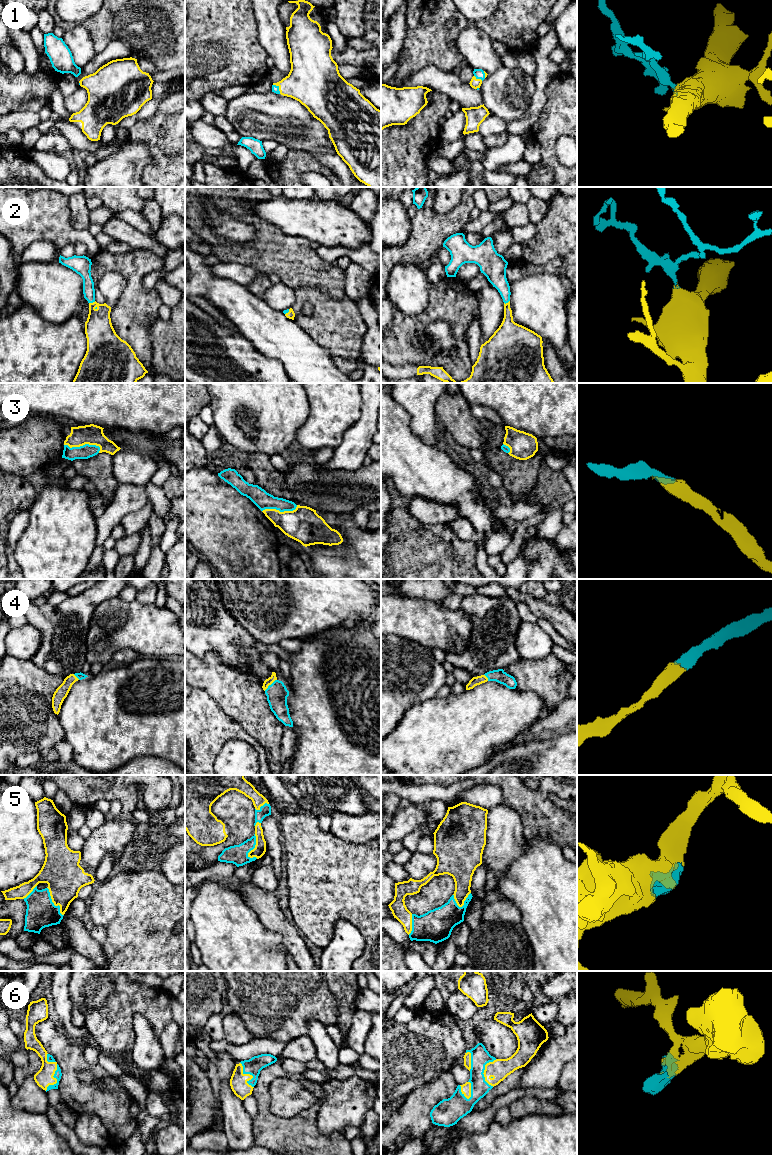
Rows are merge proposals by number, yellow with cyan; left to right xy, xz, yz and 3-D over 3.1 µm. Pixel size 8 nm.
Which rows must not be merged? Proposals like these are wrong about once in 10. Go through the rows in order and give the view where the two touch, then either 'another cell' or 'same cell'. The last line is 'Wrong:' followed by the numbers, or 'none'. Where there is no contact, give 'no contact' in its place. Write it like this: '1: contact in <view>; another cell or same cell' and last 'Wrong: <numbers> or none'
1: contact in yz; same cell
2: contact in xy; same cell
3: contact in xy; same cell
4: contact in xz; same cell
5: contact in xy; same cell
6: contact in xz; same cell
Wrong: none

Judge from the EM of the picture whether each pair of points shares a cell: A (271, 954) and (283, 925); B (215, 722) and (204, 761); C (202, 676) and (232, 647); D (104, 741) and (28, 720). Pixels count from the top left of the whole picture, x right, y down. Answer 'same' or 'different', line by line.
A: different
B: same
C: different
D: different

